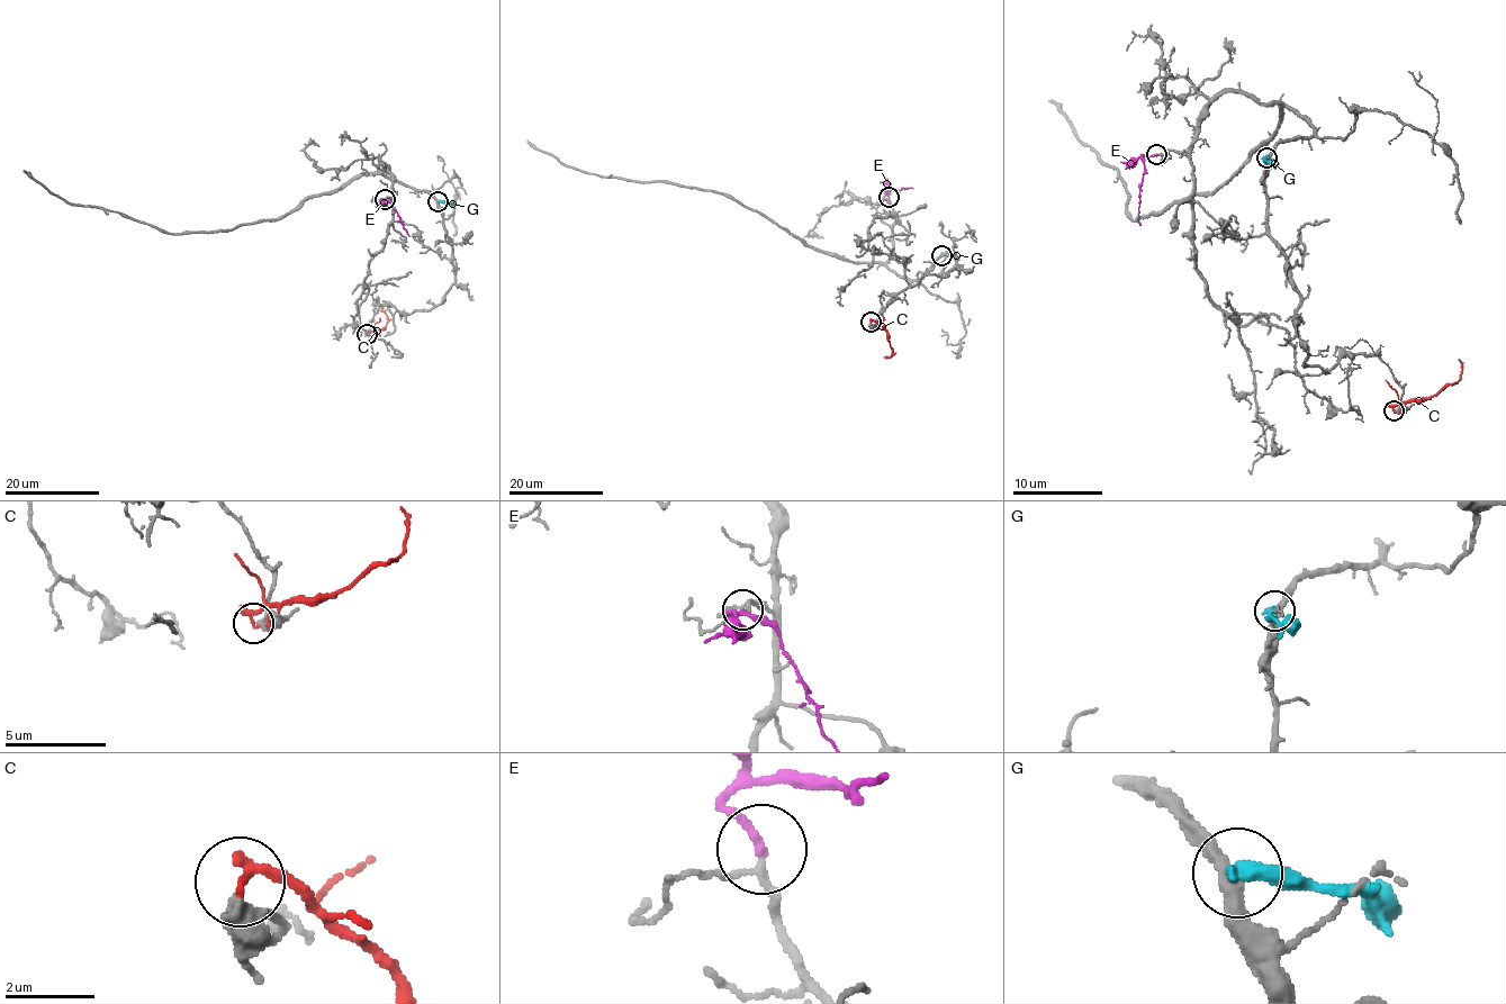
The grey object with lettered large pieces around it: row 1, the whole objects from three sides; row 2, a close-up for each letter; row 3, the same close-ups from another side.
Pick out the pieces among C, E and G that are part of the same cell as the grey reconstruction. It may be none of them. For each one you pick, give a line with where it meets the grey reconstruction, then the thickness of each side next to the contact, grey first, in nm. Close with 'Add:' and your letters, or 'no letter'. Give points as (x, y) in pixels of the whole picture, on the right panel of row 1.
E: Touches grey at (1156, 154). Thickness 140 nm (grey) against 200 nm
Add: E

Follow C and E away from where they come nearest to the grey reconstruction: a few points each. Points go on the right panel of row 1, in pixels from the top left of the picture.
C: (1394, 409), (1391, 407), (1412, 400), (1425, 400), (1454, 382), (1461, 371), (1459, 359)
E: (1156, 154), (1144, 156), (1142, 224)

